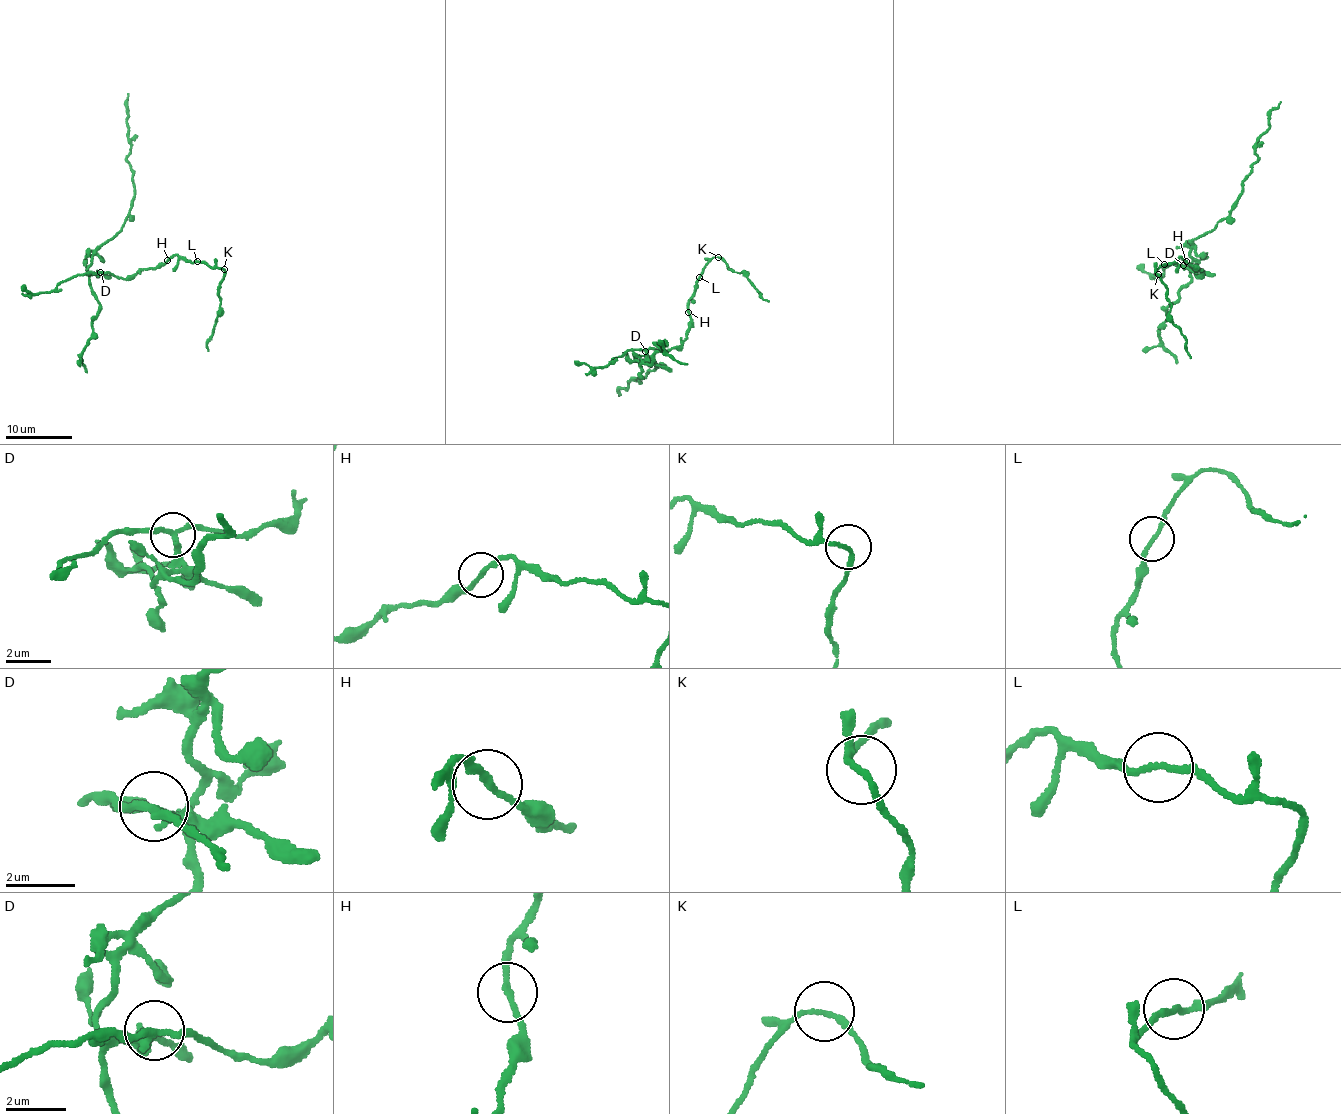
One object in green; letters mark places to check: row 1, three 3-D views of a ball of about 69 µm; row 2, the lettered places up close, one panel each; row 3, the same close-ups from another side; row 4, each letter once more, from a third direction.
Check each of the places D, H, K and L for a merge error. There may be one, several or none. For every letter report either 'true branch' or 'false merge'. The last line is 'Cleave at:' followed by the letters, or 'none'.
D: false merge
H: true branch
K: false merge
L: true branch
Cleave at: D, K

